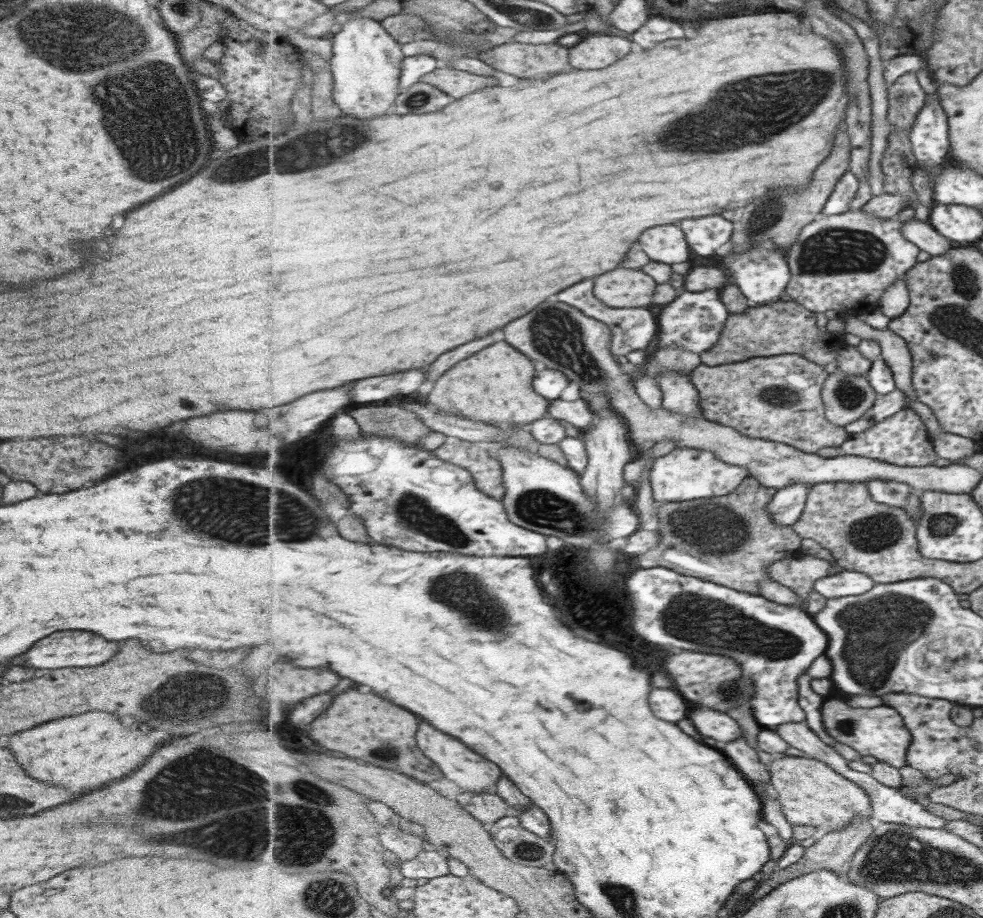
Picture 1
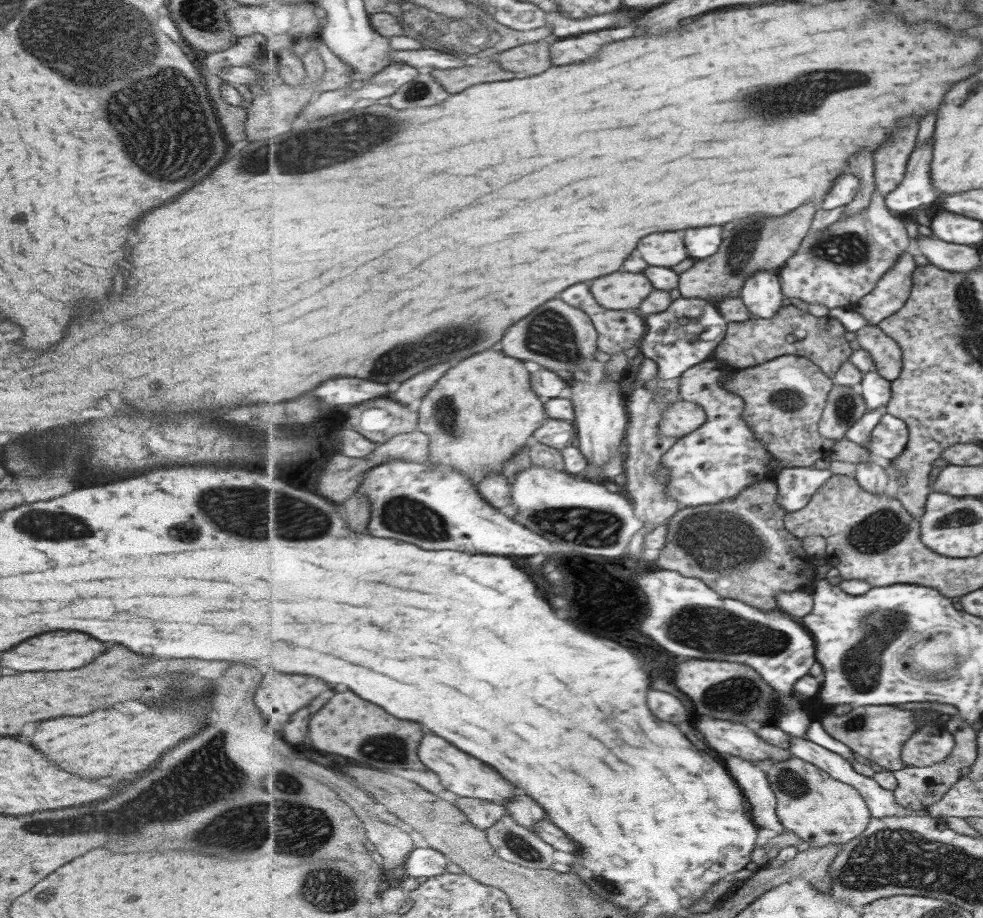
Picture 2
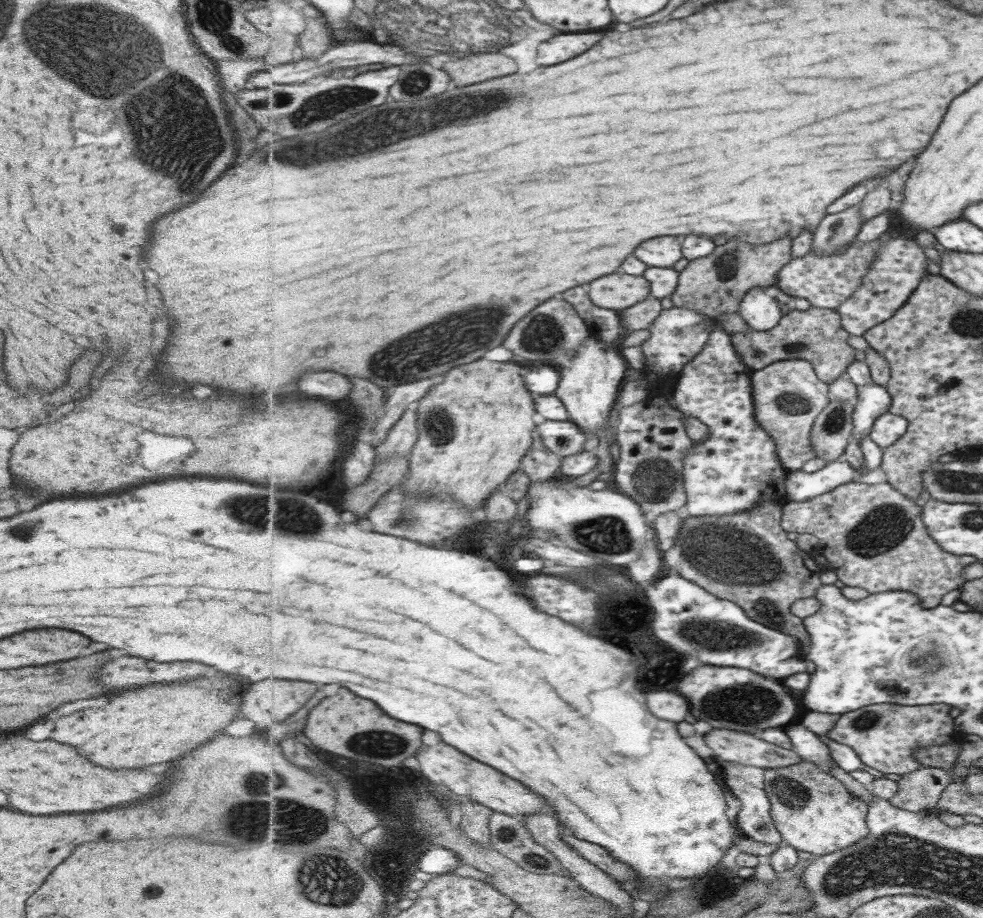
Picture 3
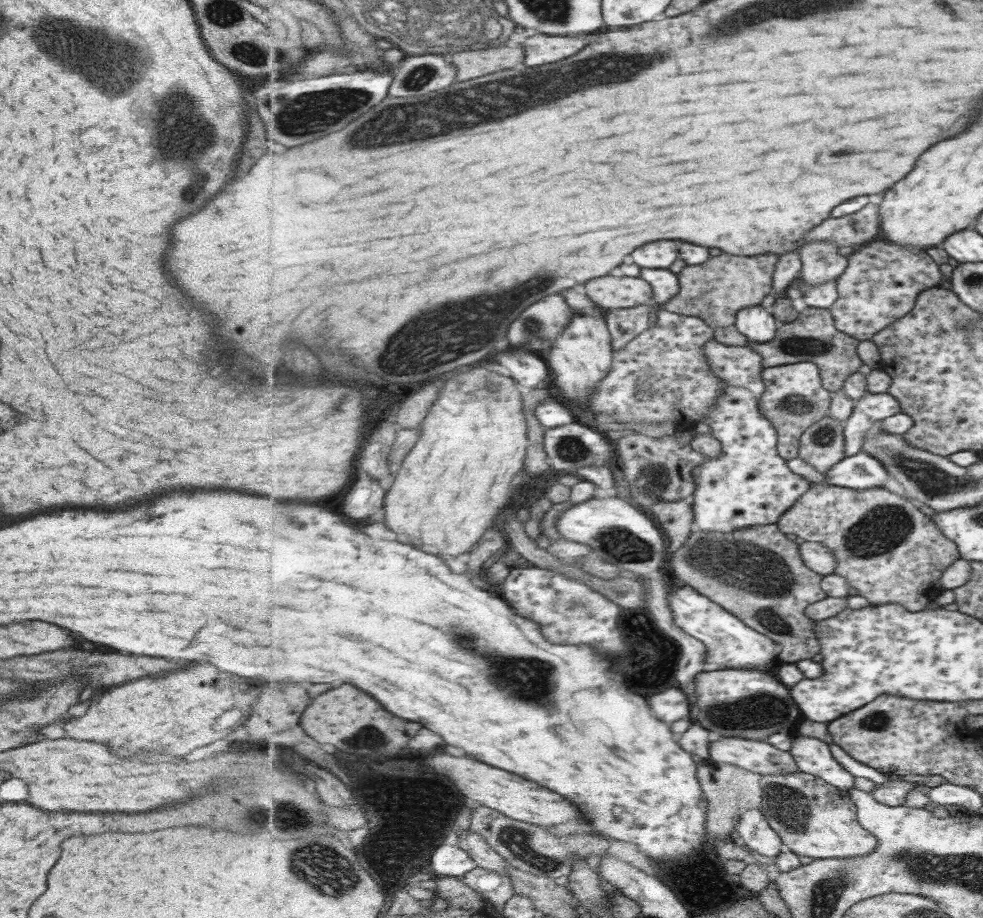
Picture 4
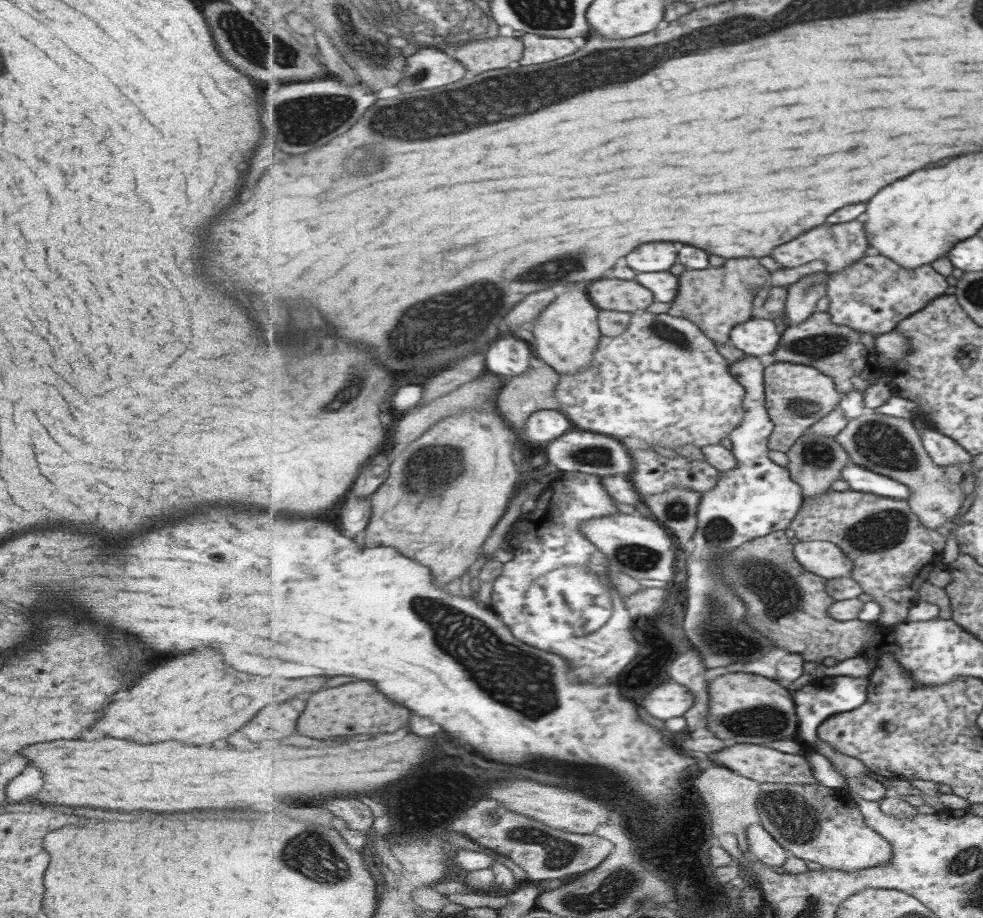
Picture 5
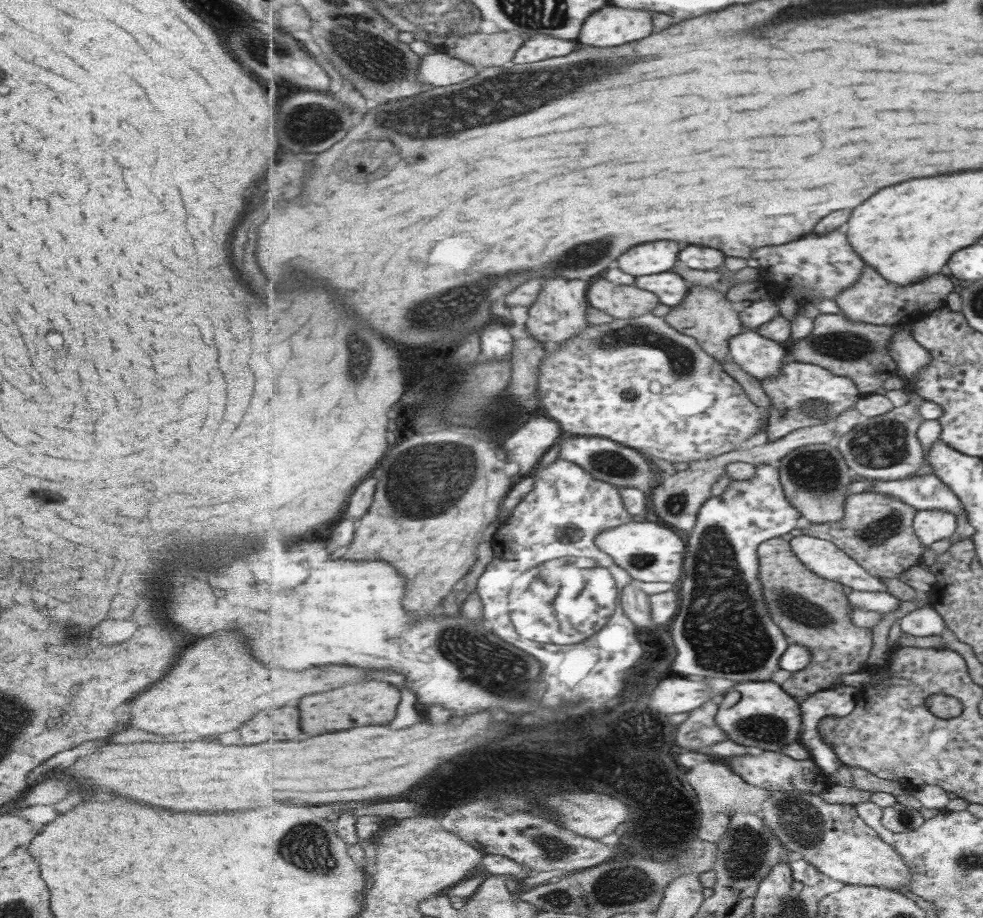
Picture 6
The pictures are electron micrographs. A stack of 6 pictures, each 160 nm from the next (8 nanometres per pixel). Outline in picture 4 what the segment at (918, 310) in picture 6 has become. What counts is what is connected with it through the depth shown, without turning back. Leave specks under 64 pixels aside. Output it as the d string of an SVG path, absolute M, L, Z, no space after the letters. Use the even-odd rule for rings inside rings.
M873 241L849 256L849 264L837 279L839 298L829 308L842 333L861 340L872 338L911 312L919 294L939 284L939 268L926 250Z

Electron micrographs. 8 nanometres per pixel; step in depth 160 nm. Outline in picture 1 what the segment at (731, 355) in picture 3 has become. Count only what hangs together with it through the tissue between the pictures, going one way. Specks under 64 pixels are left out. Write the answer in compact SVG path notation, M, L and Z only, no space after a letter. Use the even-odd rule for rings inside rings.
M677 446L669 454L654 460L649 481L656 504L662 504L727 496L749 476L747 467L723 462L715 452Z

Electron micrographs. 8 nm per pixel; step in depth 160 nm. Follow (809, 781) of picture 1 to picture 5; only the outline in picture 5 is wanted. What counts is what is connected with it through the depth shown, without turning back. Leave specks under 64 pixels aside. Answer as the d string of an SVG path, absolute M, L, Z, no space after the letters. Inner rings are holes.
M819 782L803 784L761 783L761 788L761 794L758 798L758 811L762 820L761 823L765 827L765 830L767 830L767 832L769 832L769 834L771 834L771 836L781 844L781 846L791 852L791 855L802 858L803 860L817 862L823 867L846 870L852 873L855 873L857 870L863 870L863 868L871 868L871 866L883 866L885 862L889 862L889 860L891 860L891 856L893 856L893 848L891 848L891 844L889 844L881 834L878 834L874 828L870 828L865 824L865 818L863 818L863 814L861 814L859 808L855 805L853 798L847 792L844 793L842 789L829 788Z

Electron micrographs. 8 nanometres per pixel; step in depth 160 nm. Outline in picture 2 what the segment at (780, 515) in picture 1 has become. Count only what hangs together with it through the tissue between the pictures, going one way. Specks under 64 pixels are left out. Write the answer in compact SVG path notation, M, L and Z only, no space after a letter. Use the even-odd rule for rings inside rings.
M786 467L775 480L778 483L779 504L788 512L805 508L831 477L829 469Z

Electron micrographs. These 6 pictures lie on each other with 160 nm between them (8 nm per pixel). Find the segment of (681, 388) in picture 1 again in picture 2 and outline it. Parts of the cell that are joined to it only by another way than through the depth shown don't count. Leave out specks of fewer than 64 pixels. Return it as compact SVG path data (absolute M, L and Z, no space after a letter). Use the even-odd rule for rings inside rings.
M683 398L676 400L664 412L659 424L660 436L687 436L707 422L708 414L700 404Z

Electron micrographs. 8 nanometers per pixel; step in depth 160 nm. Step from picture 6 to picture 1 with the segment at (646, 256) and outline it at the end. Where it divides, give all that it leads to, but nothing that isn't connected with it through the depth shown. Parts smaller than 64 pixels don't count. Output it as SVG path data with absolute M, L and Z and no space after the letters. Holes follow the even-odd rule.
M675 224L655 226L647 230L647 234L643 234L641 238L641 246L649 254L650 260L668 265L687 262L691 256L685 232Z

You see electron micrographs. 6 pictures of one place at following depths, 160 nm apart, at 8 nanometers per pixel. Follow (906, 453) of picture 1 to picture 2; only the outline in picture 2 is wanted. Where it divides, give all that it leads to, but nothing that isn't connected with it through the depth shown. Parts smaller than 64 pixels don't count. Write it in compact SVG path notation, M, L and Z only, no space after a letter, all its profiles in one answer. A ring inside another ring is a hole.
M886 413L871 433L867 449L875 456L889 461L897 460L906 451L910 439L910 428L905 420Z

